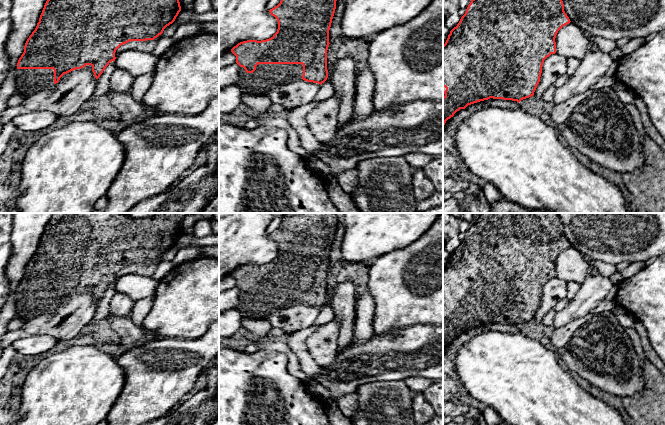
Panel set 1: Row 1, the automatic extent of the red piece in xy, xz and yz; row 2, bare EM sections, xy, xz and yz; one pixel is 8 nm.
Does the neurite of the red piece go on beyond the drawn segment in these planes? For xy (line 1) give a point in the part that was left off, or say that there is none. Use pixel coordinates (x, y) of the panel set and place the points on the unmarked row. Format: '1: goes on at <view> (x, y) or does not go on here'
1: goes on at xy (28, 305)

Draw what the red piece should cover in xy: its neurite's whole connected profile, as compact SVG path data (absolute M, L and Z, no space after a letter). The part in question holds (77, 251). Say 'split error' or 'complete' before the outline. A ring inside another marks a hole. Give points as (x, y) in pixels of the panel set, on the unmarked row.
split error; M53 213L18 284L15 294L16 316L24 322L29 321L58 307L64 298L86 289L92 290L94 300L98 303L109 287L115 285L115 276L121 269L130 265L154 264L161 259L181 235L179 223L184 217L184 213L156 213L145 219L130 218L123 213Z

